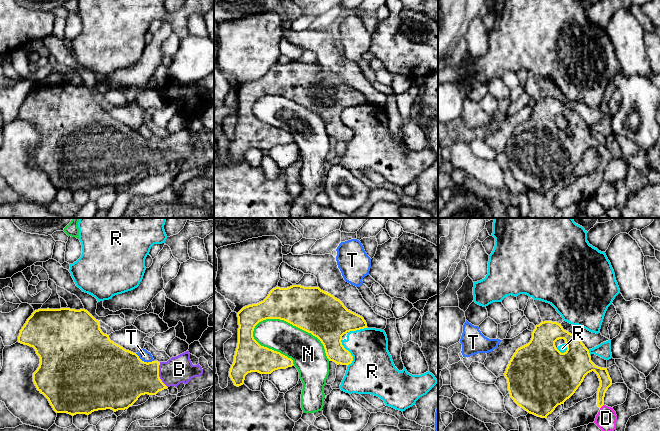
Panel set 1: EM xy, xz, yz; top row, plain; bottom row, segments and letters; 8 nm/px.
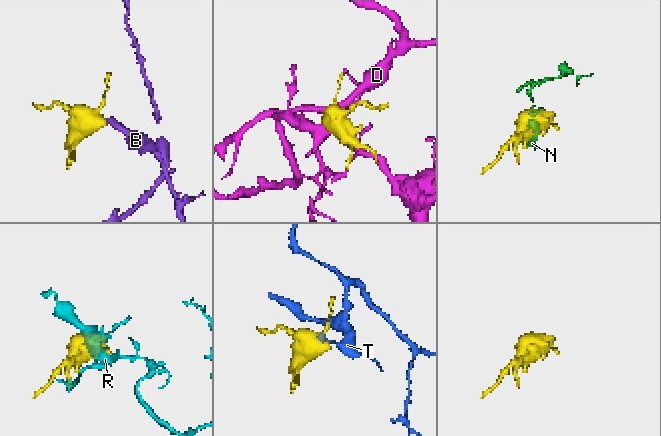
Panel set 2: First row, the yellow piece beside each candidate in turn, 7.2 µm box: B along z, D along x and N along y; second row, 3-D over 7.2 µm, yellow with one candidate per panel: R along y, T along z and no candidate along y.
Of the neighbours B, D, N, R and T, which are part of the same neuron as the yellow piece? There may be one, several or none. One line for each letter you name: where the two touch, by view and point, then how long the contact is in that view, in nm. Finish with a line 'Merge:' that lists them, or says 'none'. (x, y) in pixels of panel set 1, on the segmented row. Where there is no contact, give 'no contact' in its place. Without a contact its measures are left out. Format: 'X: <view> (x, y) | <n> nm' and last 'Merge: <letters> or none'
B: xy (158, 375) | 220 nm
Merge: B

